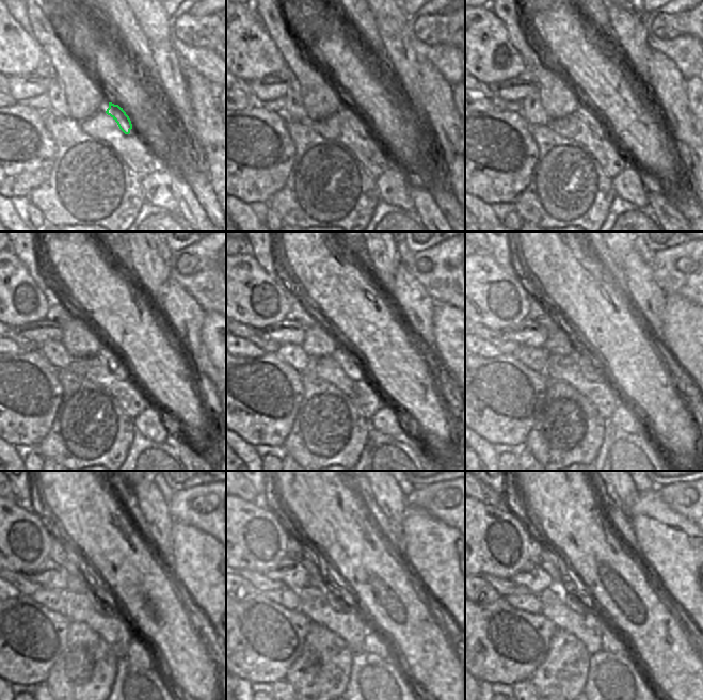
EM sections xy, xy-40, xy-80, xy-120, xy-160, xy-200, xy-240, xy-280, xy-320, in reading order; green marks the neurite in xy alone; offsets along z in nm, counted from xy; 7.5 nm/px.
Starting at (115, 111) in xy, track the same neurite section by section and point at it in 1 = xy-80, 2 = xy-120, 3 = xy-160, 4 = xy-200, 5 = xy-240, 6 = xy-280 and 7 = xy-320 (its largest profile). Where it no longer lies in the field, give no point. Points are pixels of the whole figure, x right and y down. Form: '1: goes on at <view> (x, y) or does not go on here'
1: goes on at xy-80 (596, 126)
2: goes on at xy-120 (116, 366)
3: goes on at xy-160 (347, 360)
4: goes on at xy-200 (590, 369)
5: goes on at xy-240 (102, 603)
6: goes on at xy-280 (338, 604)
7: goes on at xy-320 (572, 602)

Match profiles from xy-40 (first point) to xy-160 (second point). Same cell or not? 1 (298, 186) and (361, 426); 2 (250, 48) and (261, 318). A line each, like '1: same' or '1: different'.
1: same
2: same

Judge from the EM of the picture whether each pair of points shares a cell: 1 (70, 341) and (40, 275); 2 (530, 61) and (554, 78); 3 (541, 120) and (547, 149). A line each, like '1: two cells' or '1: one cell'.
1: one cell
2: one cell
3: two cells

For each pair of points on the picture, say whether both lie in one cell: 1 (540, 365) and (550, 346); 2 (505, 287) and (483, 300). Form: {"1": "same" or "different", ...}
{"1": "different", "2": "same"}

